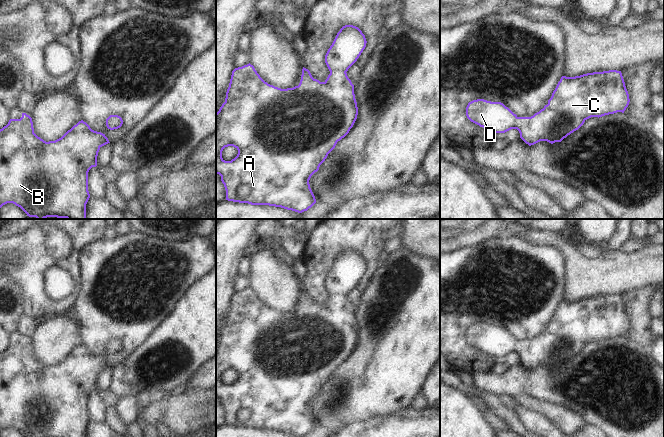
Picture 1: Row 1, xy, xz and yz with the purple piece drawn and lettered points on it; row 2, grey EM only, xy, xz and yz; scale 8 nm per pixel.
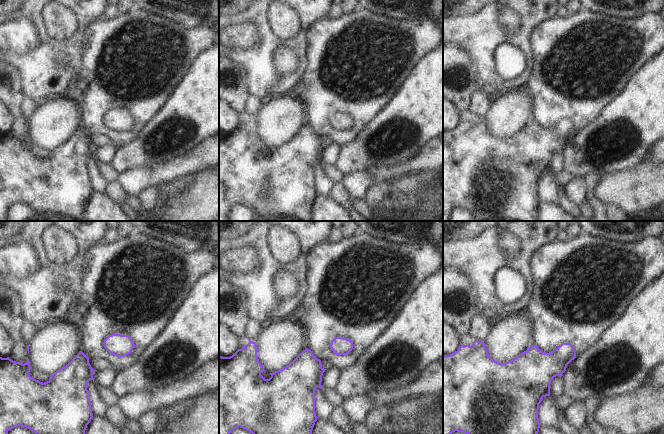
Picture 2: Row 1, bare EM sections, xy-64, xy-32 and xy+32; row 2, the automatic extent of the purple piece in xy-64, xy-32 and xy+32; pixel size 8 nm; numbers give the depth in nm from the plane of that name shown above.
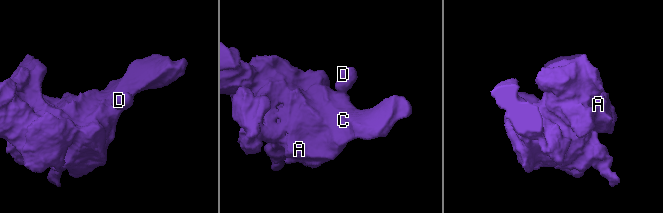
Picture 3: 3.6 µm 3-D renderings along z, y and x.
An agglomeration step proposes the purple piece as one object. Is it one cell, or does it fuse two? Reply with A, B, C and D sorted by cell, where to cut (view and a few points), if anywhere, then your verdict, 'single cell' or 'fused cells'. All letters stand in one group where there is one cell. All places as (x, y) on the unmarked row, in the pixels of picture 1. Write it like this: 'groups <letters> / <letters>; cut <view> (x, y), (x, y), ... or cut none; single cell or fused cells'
groups A B C D; cut none; single cell

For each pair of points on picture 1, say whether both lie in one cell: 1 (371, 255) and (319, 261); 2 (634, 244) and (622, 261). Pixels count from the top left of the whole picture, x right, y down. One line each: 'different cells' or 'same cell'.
1: same cell
2: different cells

